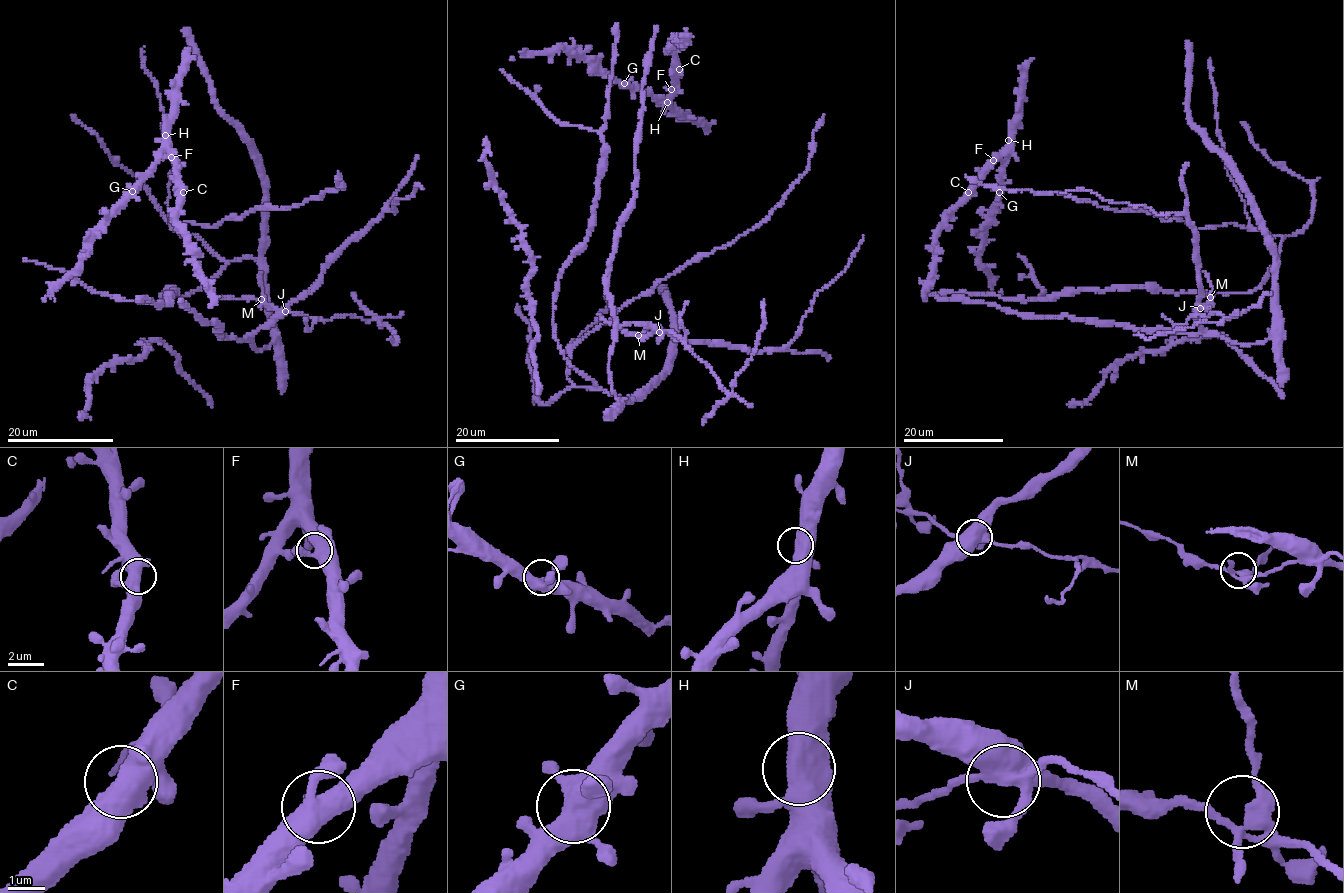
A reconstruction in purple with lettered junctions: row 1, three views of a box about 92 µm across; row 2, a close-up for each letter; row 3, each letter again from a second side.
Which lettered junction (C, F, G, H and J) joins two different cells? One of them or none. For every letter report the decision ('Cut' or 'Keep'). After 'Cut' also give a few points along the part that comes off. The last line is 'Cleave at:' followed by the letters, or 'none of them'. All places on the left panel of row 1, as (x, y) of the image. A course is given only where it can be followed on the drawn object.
C: Keep
F: Keep
G: Keep
H: Keep
J: Cut. Course of the part to remove: (284, 311), (330, 321), (356, 315), (379, 320), (380, 326), (388, 325), (397, 343), (388, 339)
Cleave at: J

